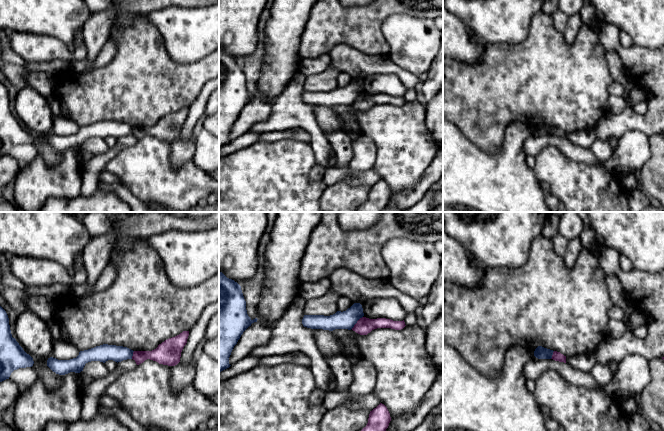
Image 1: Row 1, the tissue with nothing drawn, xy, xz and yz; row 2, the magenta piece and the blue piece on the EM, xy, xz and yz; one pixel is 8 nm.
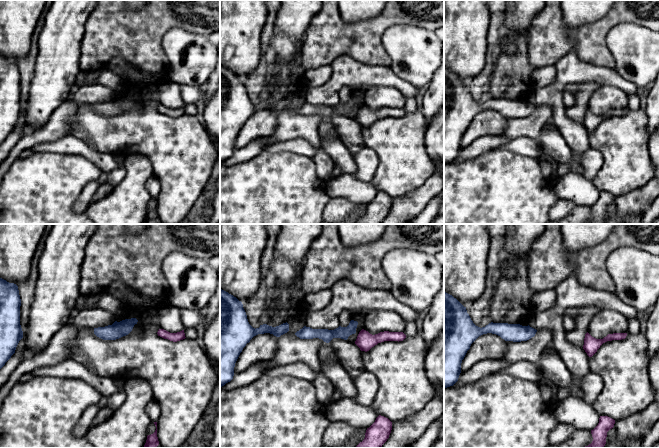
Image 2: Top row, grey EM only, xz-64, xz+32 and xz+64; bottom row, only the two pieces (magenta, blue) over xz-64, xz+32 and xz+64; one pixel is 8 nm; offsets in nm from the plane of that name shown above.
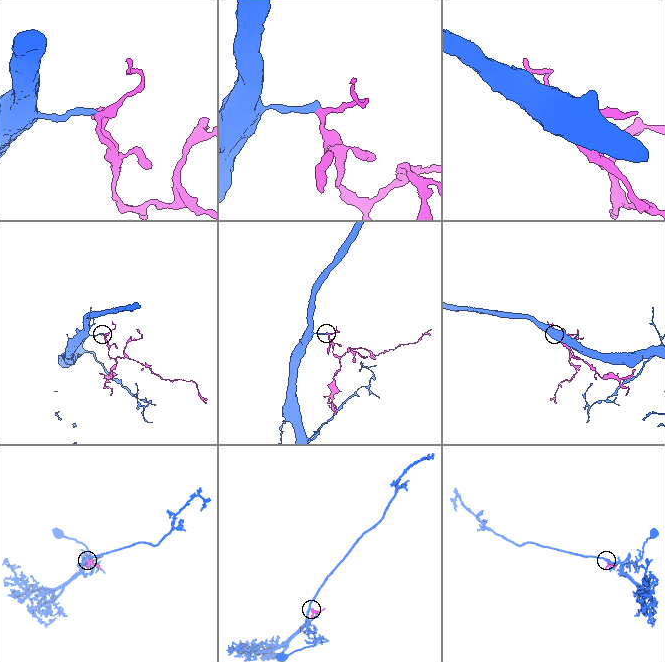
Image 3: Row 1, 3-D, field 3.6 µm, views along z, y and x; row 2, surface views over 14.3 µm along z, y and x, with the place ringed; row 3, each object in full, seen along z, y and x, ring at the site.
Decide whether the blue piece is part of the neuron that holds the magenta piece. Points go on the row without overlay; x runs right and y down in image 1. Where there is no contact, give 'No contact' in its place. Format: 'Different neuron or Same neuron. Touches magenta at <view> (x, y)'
Different neuron. Touches magenta at xz (357, 98)

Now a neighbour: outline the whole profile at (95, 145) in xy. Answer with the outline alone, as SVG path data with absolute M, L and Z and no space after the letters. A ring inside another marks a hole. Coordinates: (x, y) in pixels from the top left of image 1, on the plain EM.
M91 137L86 139L83 147L93 156L100 155L109 150L109 147L105 143L105 140L100 137Z

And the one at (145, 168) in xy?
M147 135L133 146L121 150L108 162L106 170L114 174L135 197L163 212L188 212L201 198L219 197L219 181L198 168L192 159L180 168L171 164L172 145L173 142Z

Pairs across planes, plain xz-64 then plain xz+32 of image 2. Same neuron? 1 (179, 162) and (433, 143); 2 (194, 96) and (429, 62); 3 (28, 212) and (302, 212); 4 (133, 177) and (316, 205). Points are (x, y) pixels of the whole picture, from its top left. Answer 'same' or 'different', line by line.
1: different
2: different
3: same
4: different

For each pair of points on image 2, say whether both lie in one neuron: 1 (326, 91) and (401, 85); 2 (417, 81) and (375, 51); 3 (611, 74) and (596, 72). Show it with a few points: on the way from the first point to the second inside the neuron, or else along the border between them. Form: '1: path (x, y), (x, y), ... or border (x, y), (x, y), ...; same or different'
1: path (345, 76), (382, 76); same
2: border (381, 40), (381, 44), (390, 58), (390, 66); different
3: path (607, 74), (600, 74); same

